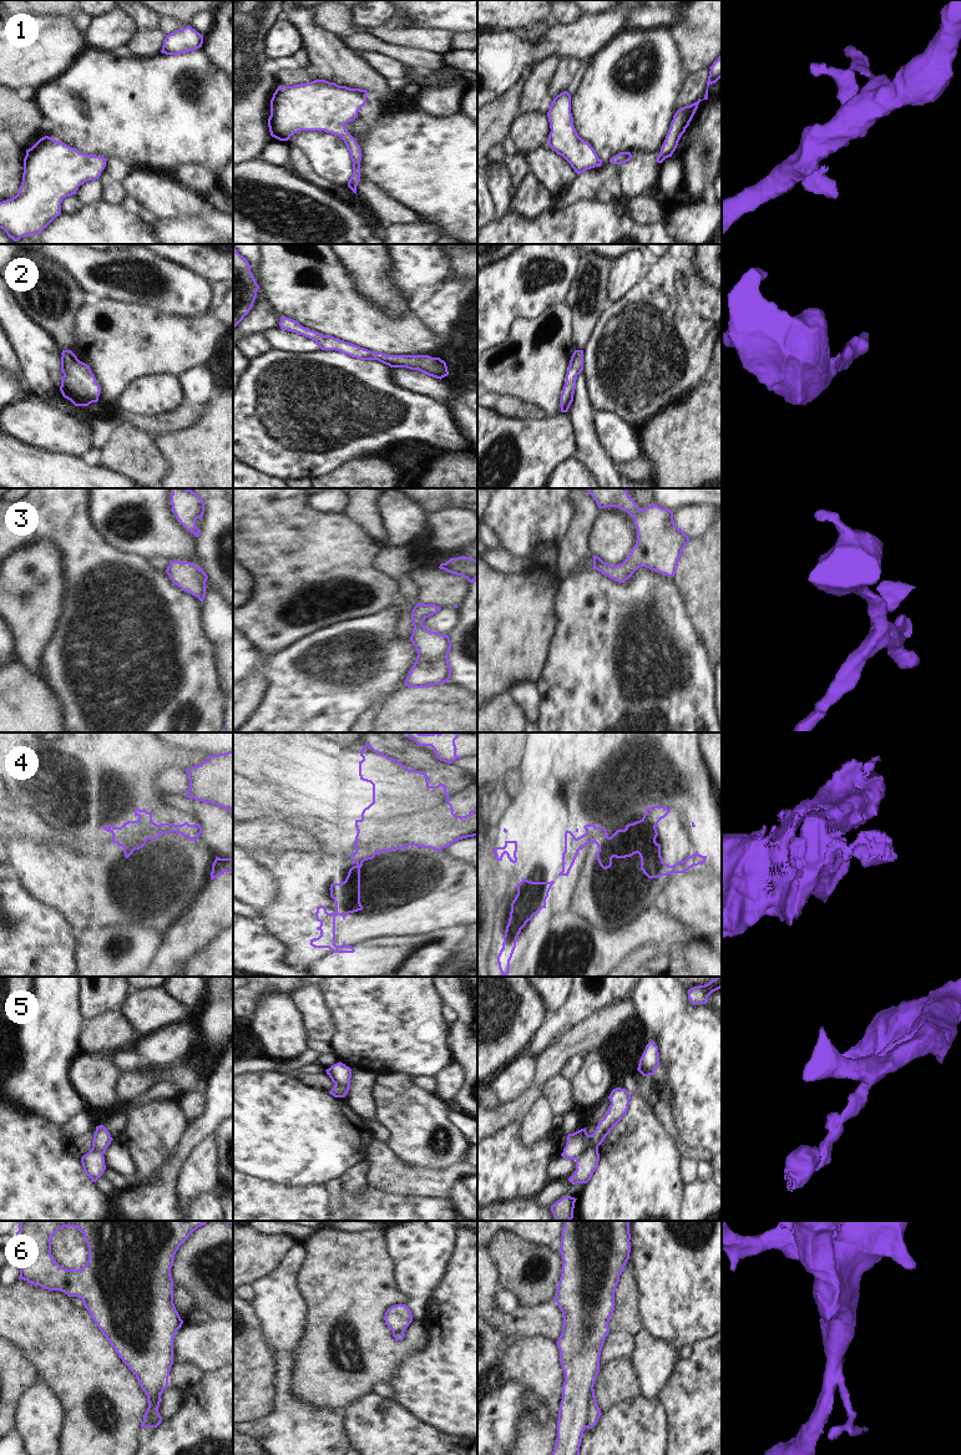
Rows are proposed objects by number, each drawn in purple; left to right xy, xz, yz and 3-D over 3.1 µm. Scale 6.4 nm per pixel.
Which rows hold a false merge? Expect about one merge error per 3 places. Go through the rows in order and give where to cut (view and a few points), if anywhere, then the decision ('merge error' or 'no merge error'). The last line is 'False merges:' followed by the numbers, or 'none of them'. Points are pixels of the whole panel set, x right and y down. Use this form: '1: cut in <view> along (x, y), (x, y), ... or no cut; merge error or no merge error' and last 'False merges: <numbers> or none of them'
1: no cut; no merge error
2: no cut; no merge error
3: no cut; no merge error
4: cut in yz along (598, 827), (593, 841); merge error
5: cut in yz along (597, 1147), (590, 1147), (575, 1159); merge error
6: cut in yz along (592, 1388), (587, 1400), (586, 1426); merge error
False merges: 4, 5, 6

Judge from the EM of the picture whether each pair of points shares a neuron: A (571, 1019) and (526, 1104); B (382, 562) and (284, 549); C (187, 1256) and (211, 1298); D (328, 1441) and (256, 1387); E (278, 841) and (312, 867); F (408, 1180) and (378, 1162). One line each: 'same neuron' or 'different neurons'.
A: different neurons
B: different neurons
C: same neuron
D: different neurons
E: different neurons
F: same neuron

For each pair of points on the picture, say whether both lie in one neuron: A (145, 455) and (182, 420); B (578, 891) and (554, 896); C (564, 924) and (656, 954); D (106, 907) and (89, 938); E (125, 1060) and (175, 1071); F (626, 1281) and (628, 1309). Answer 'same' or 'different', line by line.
A: different
B: different
C: different
D: different
E: same
F: same

